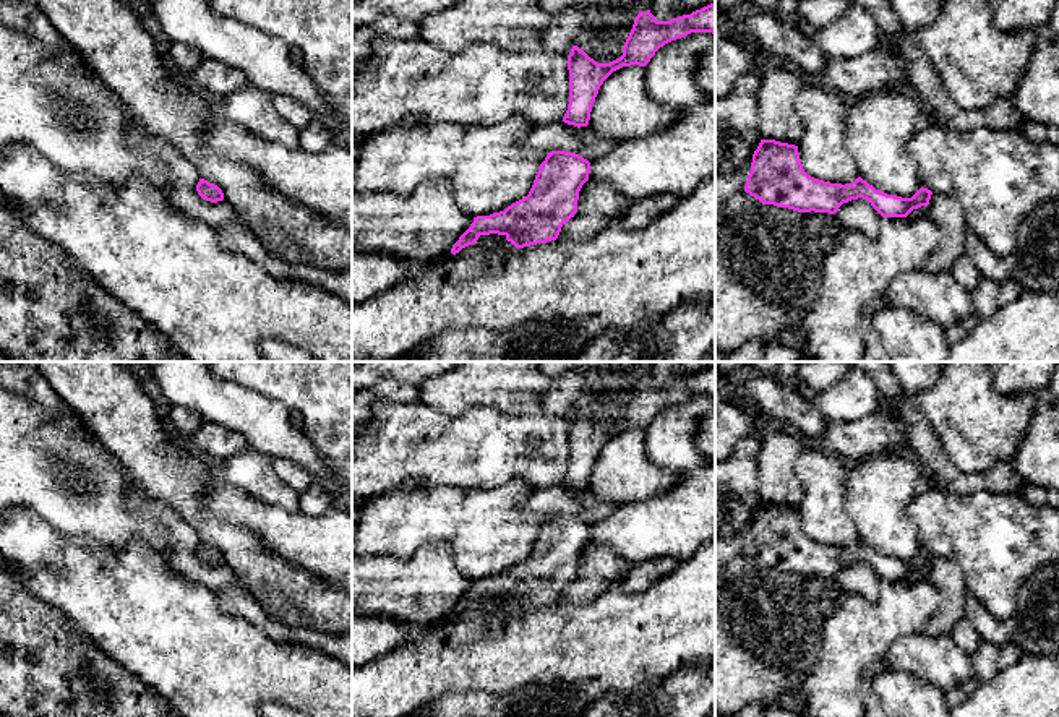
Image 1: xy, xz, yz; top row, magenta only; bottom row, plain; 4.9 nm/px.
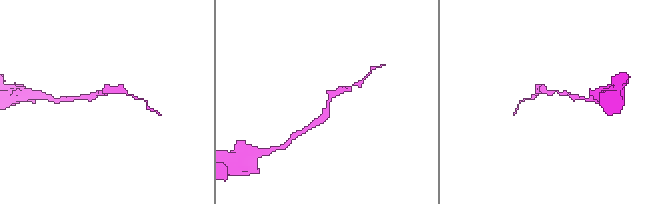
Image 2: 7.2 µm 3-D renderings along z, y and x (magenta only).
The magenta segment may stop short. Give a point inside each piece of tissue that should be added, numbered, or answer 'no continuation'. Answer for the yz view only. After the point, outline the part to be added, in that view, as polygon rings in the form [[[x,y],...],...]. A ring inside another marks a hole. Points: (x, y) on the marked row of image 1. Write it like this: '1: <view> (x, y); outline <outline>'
no continuation

